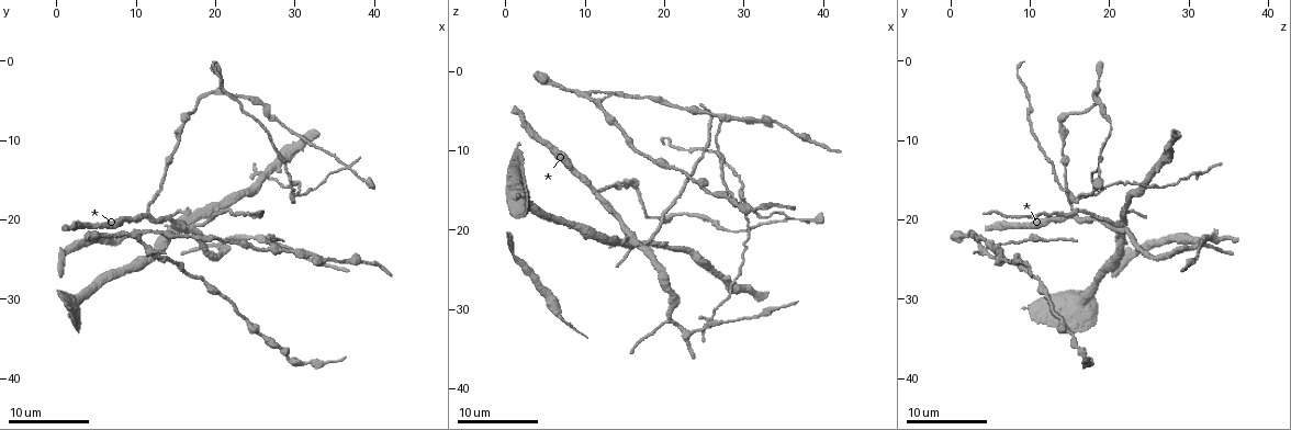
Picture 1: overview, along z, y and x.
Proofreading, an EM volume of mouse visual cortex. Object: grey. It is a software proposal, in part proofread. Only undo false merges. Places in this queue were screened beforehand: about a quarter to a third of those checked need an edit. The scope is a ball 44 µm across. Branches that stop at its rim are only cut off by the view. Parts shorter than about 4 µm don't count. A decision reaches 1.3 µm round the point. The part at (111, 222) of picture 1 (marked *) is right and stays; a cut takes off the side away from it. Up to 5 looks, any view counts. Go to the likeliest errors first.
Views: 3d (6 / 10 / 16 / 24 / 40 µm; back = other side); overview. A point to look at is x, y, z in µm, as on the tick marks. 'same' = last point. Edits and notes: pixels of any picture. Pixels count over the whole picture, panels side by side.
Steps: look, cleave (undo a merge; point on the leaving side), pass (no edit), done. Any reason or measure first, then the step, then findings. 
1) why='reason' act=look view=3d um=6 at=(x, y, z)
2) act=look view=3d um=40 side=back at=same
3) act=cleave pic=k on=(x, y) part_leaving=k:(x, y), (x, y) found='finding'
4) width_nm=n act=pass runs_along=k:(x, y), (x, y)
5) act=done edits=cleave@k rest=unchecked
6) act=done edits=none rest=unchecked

why='arms part here' act=look view=3d um=10 at=(20.5, 23.0, 31.5)

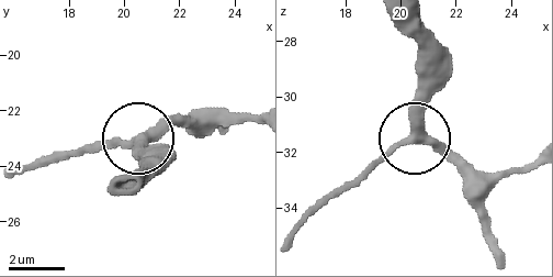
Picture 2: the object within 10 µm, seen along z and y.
arms=3 act=pass runs_along=2:(407, 21), (420, 56), (420, 128), (352, 188) found='all the same cell'

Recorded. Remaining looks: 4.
act=look view=3d um=10 at=(27.0, 24.0, 5.5)

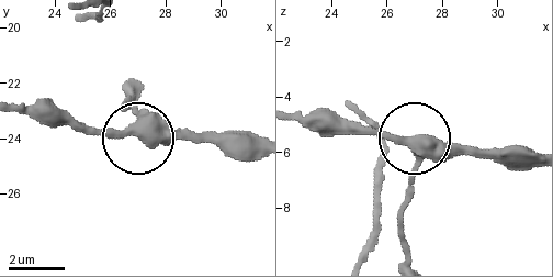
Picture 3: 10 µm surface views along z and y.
width_nm=390 act=pass found='all the same cell'

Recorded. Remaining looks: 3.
why='calibre changes' act=look view=3d um=16 at=(11.5, 21.5, 3.0)

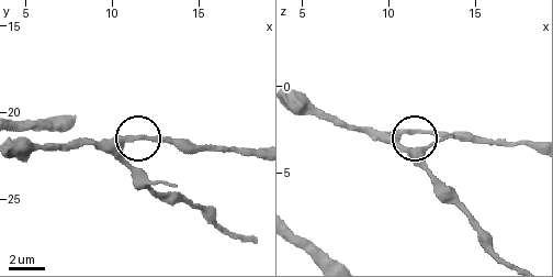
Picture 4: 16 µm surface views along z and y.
act=look view=3d um=6 at=(11.2, 21.5, 2.7)

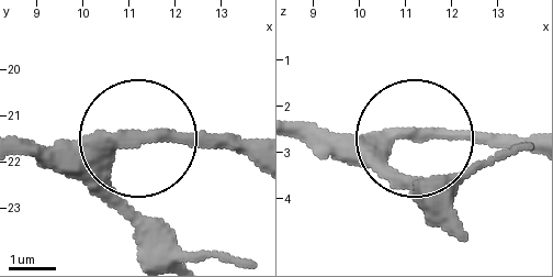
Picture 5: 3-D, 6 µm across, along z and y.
act=pass found='one cell here'

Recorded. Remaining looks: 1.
act=done edits=none rest=unchecked

